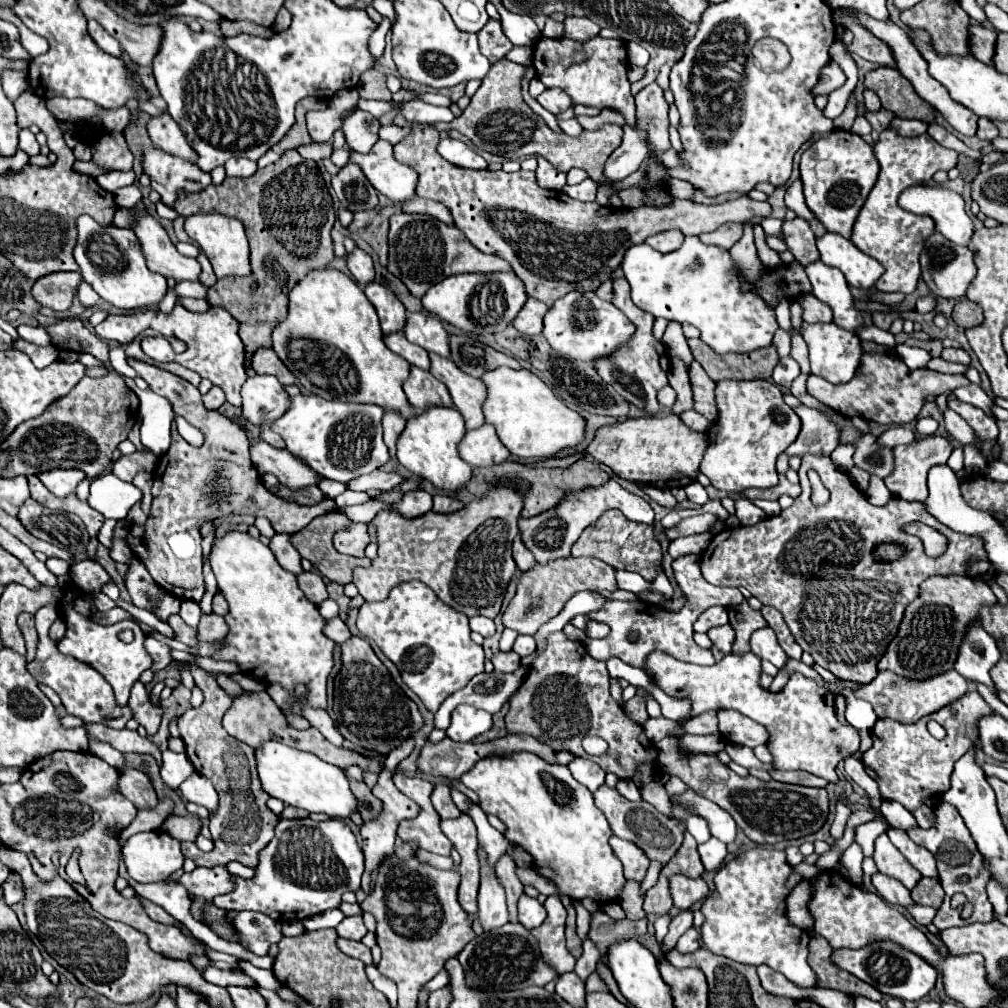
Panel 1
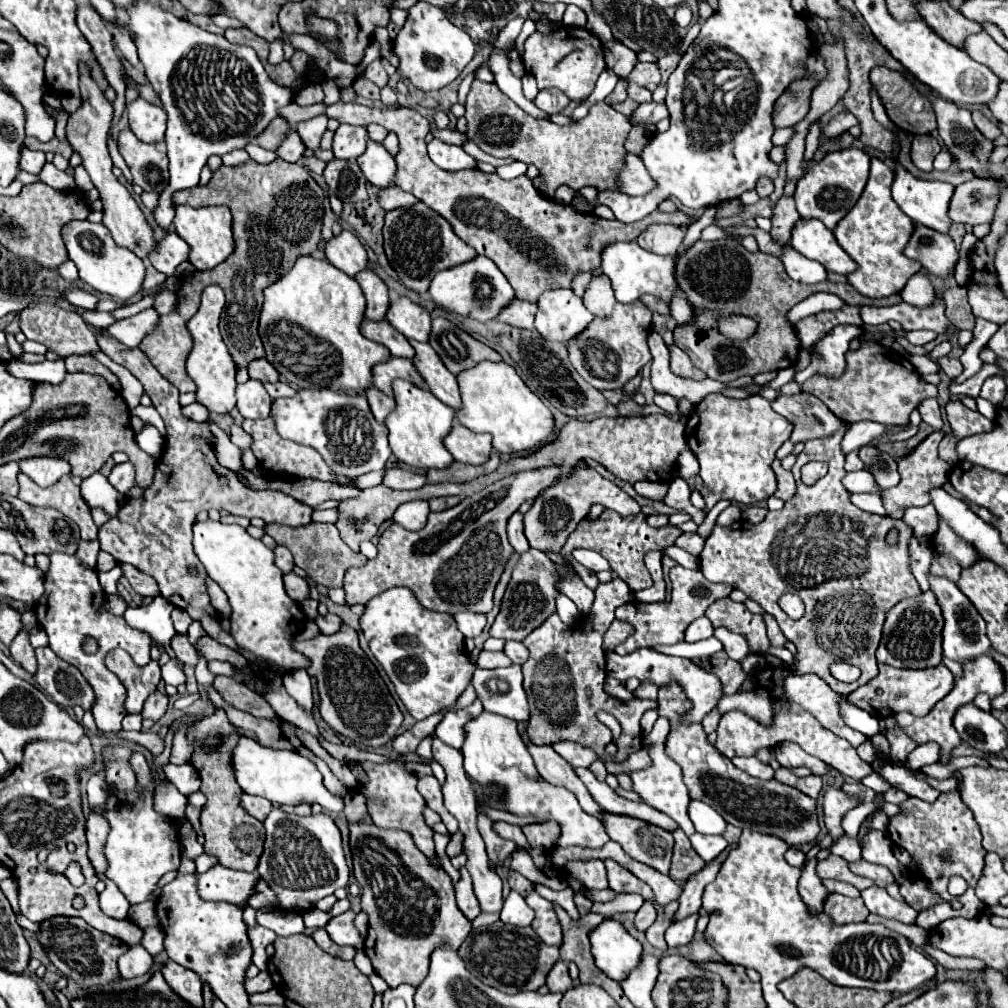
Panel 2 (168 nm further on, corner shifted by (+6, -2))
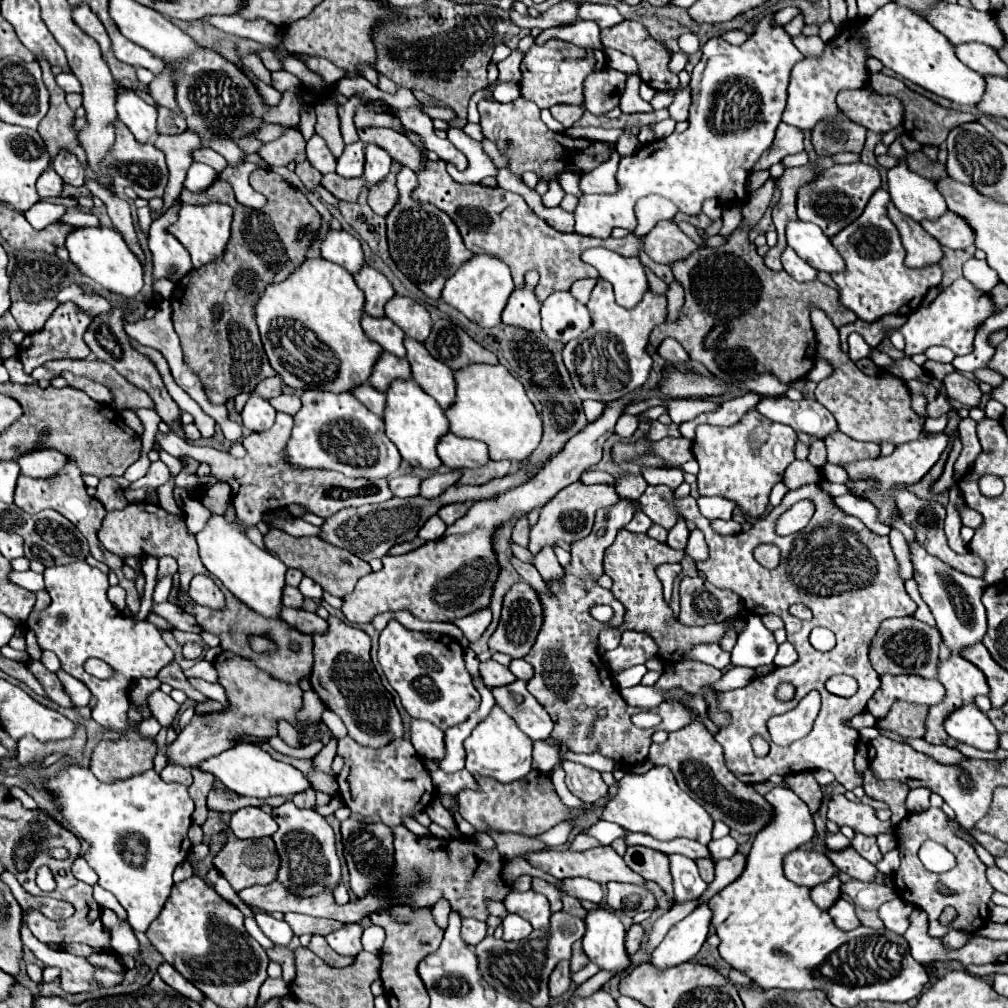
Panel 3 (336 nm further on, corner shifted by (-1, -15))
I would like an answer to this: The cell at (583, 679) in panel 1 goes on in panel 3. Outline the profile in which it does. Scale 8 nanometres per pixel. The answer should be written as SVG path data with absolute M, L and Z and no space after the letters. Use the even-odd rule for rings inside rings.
M617 502L609 508L601 508L595 516L595 524L593 524L593 530L591 534L585 538L585 540L579 540L575 544L571 544L571 564L565 568L565 580L563 582L555 582L549 586L549 590L553 592L553 596L545 596L545 594L539 594L543 606L545 606L545 622L543 622L543 628L537 636L537 642L533 644L531 652L525 656L525 660L533 666L535 670L535 676L527 682L529 686L529 692L539 700L539 704L543 704L543 708L547 710L547 714L551 716L555 728L549 736L551 742L555 744L565 744L567 750L571 752L585 752L585 754L591 754L591 752L599 752L607 758L611 758L613 762L617 762L619 766L627 766L627 768L633 768L641 762L647 760L647 752L649 752L649 746L651 746L651 734L655 730L679 730L683 728L687 722L691 722L689 718L689 712L681 706L671 706L671 704L659 704L657 708L653 708L653 712L657 712L661 716L661 724L657 724L657 728L637 728L631 724L631 716L639 712L639 708L631 708L619 688L613 684L613 674L609 672L603 656L597 652L597 638L599 634L605 630L605 628L619 628L625 620L625 610L623 610L623 604L619 600L615 600L613 592L605 590L599 586L599 576L603 574L603 552L607 546L613 544L615 540L615 534L625 526L629 524L633 518L633 508L629 502ZM597 604L609 604L613 610L615 610L615 618L609 622L609 624L601 624L597 622L589 608L597 606ZM593 724L593 734L589 736L587 730L589 726Z

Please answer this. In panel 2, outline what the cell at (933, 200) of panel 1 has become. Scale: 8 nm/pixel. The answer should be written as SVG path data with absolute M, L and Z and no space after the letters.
M896 165L892 199L898 207L920 225L926 225L938 233L948 233L948 203L954 187L944 181L918 179L904 167Z

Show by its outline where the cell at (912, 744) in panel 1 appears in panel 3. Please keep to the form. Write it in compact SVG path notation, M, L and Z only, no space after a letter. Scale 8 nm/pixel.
M951 656L945 662L939 662L939 682L947 688L947 696L941 704L933 706L927 716L927 732L923 740L929 744L945 744L947 732L943 728L943 720L955 712L955 708L961 708L965 704L975 702L975 696L983 694L989 696L987 678L975 664L961 656Z

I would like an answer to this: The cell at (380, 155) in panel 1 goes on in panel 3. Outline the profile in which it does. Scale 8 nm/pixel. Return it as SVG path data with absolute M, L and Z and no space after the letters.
M367 144L365 146L365 180L367 184L379 184L389 172L391 172L391 156L375 146L375 144Z

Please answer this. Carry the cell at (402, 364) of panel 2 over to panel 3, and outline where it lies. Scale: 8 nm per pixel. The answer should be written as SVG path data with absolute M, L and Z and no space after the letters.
M383 352L373 368L373 374L369 378L369 384L373 388L377 388L379 392L387 392L387 388L391 386L393 380L397 378L403 378L403 380L409 380L411 378L411 366L409 362L403 358L397 358L393 354L387 354Z

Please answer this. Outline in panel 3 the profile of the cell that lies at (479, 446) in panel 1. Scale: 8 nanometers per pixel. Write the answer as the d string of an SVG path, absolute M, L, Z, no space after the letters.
M445 434L439 444L437 444L437 454L443 460L443 464L451 470L461 470L461 468L481 468L487 464L489 450L483 442L479 440L469 440L469 438L459 438L455 434Z

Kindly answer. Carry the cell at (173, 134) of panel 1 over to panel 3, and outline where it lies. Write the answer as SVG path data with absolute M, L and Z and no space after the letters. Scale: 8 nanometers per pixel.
M135 92L117 96L117 114L141 144L157 138L157 108L143 102Z

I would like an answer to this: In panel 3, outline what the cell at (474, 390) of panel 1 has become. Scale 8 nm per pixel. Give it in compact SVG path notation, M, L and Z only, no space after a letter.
M405 338L407 360L411 364L413 380L433 396L443 410L455 402L455 374L451 368L435 360L423 344L413 338Z

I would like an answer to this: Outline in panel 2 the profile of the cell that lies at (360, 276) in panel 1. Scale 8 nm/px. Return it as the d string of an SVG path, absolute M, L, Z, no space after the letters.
M342 231L340 235L334 235L332 239L328 239L324 253L332 265L342 269L350 277L354 277L358 271L366 269L366 263L368 263L364 245L350 231Z

